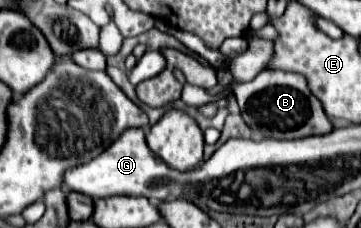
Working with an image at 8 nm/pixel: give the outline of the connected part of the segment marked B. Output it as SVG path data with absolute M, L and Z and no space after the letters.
M261 71L253 81L235 85L235 99L239 103L245 123L251 127L253 139L301 139L309 135L325 135L333 129L319 99L307 89L307 81L289 71Z

